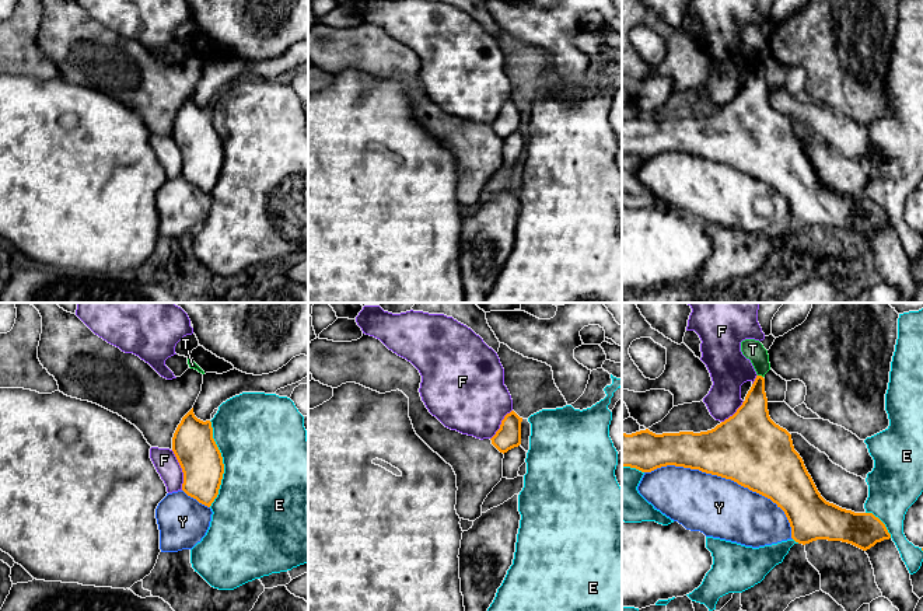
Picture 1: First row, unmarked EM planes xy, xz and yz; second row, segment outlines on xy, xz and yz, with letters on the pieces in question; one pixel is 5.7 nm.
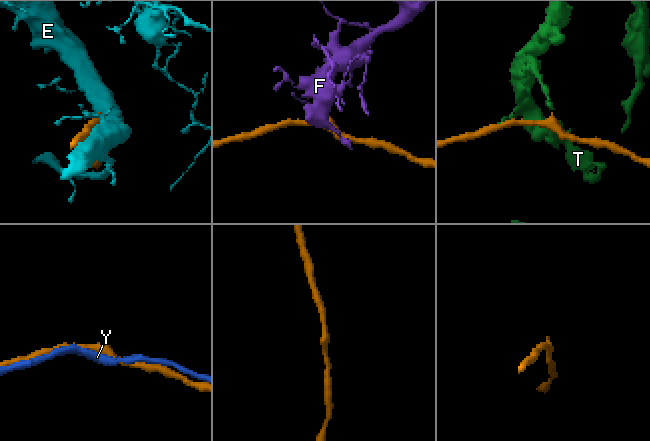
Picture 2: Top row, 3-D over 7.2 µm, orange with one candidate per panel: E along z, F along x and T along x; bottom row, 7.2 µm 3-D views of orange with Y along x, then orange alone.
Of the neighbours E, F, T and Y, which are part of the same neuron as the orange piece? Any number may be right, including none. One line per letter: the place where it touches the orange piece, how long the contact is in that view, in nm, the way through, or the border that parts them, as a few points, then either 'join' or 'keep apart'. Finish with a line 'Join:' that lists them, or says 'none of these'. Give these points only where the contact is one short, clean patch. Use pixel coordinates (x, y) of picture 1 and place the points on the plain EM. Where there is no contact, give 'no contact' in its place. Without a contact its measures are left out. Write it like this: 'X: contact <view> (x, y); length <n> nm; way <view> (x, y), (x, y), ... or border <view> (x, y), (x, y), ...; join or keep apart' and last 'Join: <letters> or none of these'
E: contact xy (223, 150); length 500 nm; keep apart
F: contact xy (182, 156); length 240 nm; keep apart
T: contact yz (761, 62); length 40 nm; border yz (758, 60), (762, 63); keep apart
Y: contact yz (727, 164); length 950 nm; keep apart
Join: none of these

